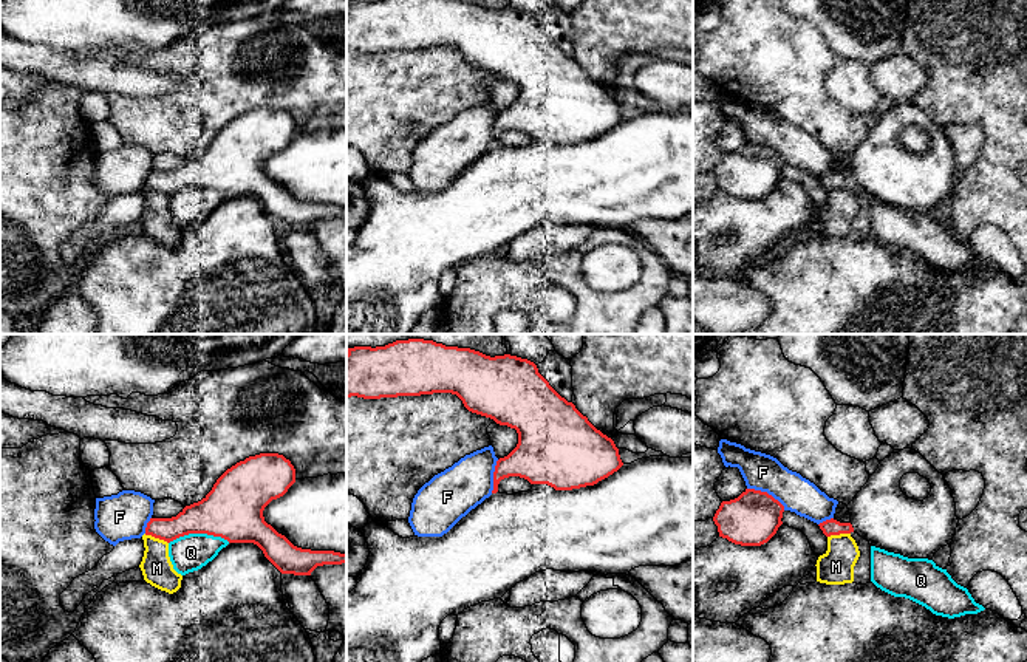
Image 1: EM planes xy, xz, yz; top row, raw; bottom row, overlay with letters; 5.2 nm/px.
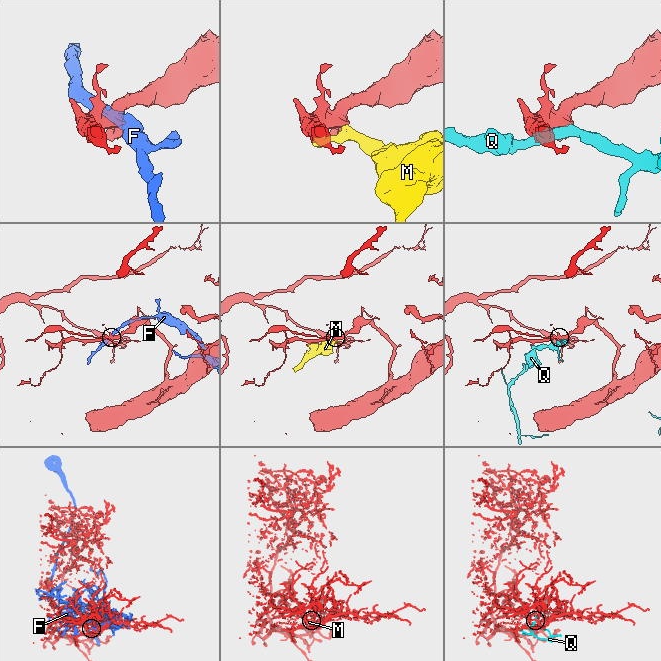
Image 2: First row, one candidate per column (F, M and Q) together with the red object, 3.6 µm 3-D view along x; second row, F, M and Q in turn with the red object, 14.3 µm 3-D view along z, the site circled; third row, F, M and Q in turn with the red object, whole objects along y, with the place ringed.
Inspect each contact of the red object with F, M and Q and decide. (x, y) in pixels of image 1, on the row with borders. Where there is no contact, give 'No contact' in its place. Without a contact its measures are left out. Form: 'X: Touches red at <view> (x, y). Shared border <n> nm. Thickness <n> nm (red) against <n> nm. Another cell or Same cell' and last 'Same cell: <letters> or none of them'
F: Touches red at yz (766, 492). Shared border 240 nm. Thickness 280 nm (red) against 190 nm. Another cell
M: Touches red at xy (156, 537). Shared border 140 nm. Thickness 160 nm (red) against 160 nm. Another cell
Q: Touches red at xy (198, 532). Shared border 320 nm. Thickness 300 nm (red) against 190 nm. Another cell
Same cell: none of them

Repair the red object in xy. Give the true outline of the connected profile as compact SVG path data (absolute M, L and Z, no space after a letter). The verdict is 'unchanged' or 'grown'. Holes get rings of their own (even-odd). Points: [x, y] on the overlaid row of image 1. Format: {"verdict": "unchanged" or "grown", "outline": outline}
{"verdict": "unchanged", "outline": "M283 455L249 456L227 469L201 501L176 517L150 518L145 535L167 543L189 534L254 543L281 574L311 575L317 566L346 563L346 554L294 546L264 521L264 507L294 483L295 469Z"}

